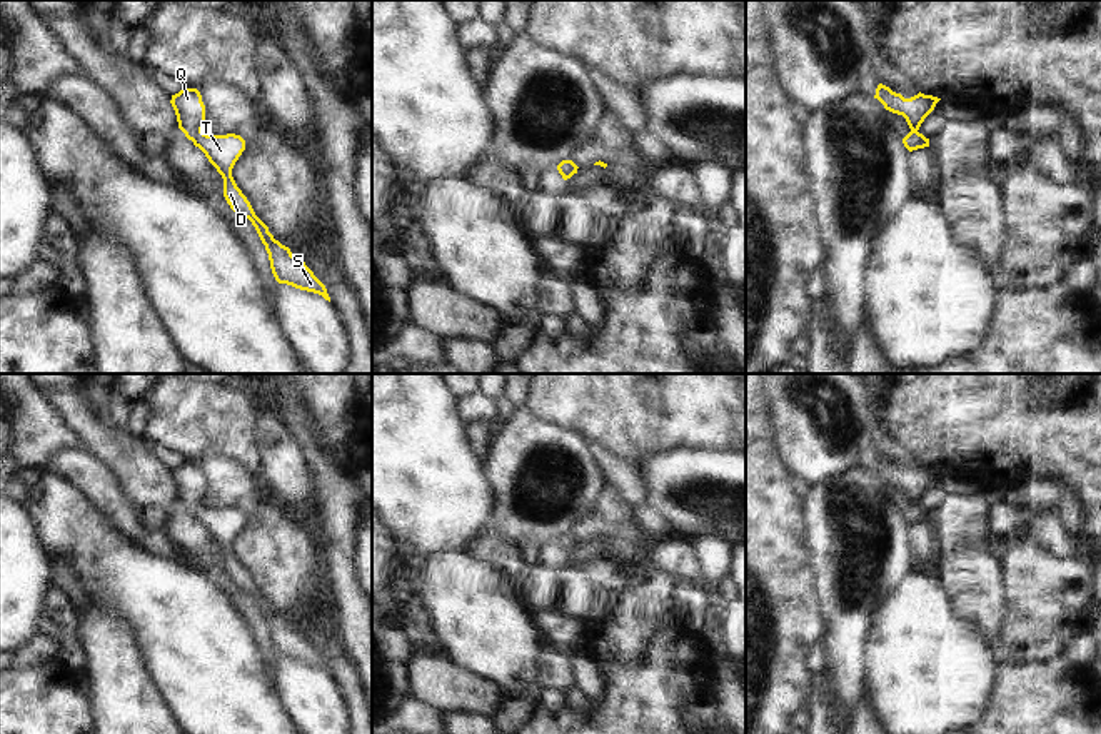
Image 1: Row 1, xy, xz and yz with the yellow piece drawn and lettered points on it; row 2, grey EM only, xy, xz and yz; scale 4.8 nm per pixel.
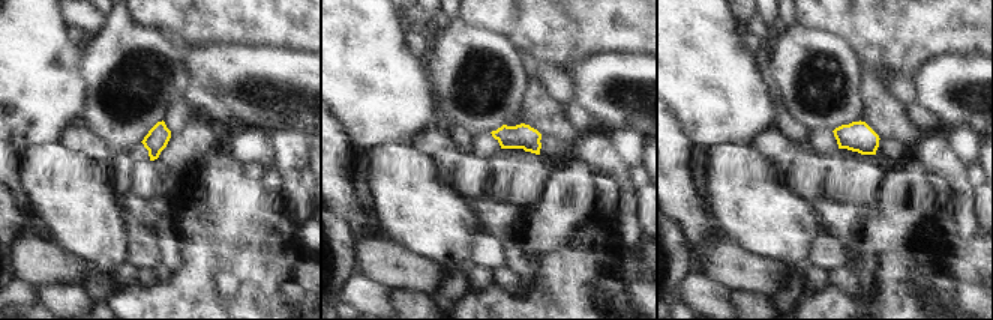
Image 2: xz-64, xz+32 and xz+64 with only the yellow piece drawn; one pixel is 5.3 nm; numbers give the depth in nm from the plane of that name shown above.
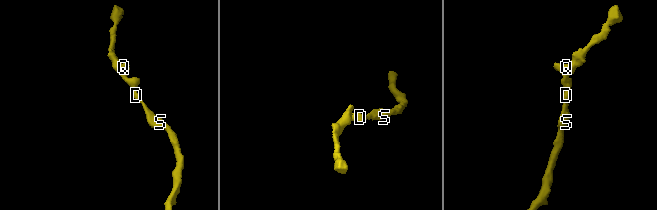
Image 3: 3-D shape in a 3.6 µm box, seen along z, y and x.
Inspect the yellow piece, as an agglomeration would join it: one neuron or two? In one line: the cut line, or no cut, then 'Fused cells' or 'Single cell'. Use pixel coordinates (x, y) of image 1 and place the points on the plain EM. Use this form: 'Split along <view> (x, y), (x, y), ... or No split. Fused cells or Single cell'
No split. Single cell

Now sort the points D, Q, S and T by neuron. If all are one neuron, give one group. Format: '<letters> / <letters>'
D Q S T

